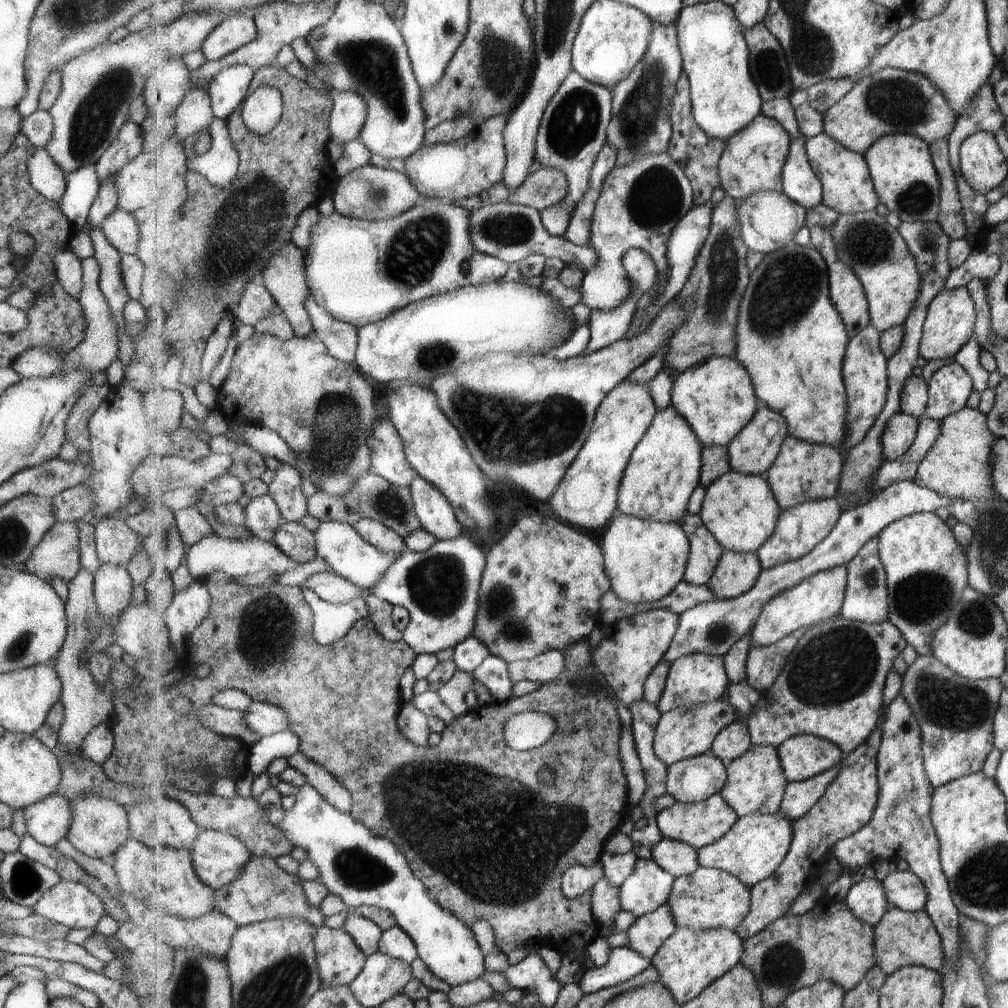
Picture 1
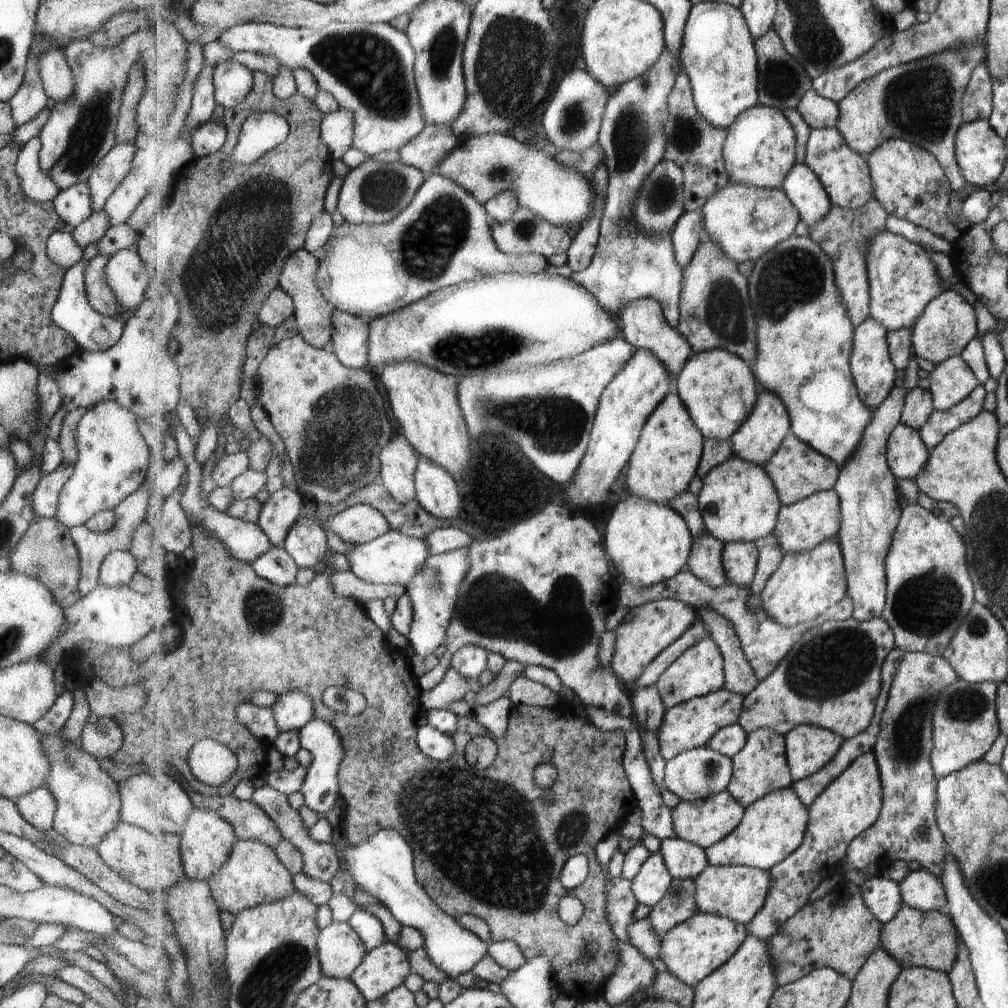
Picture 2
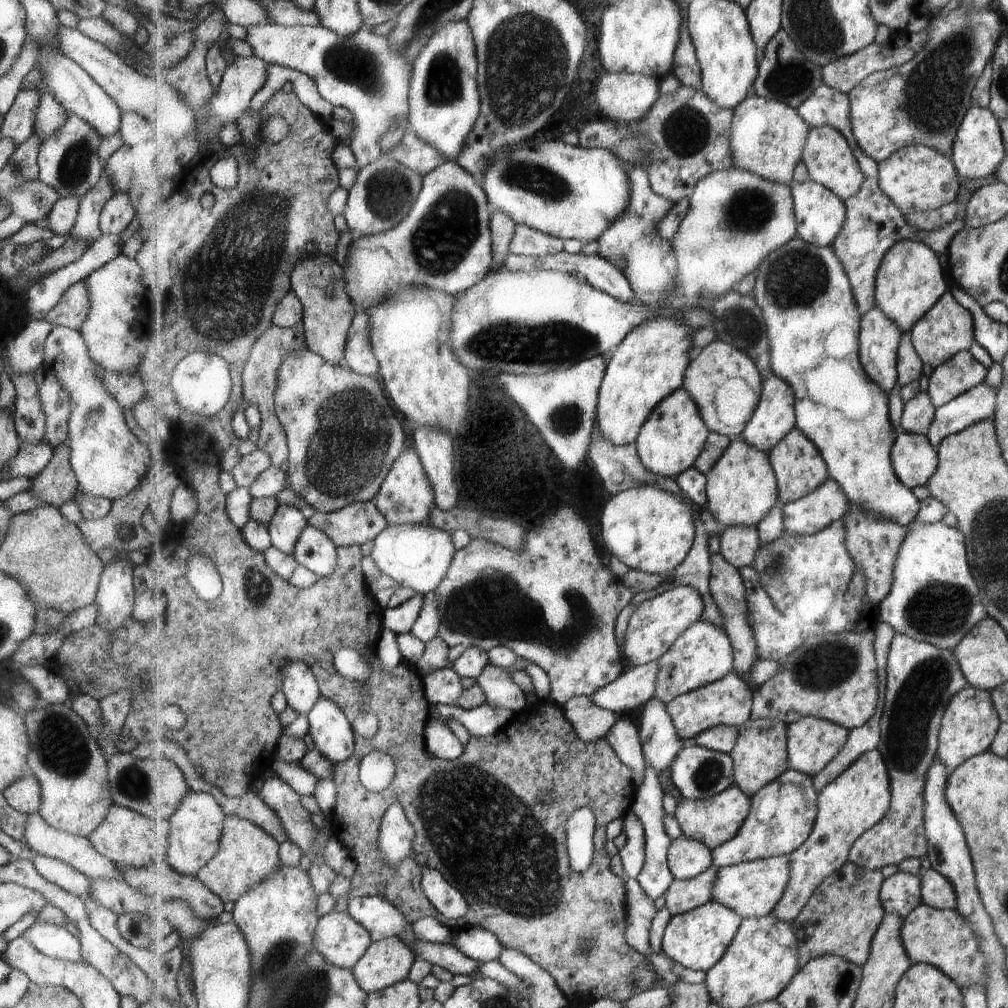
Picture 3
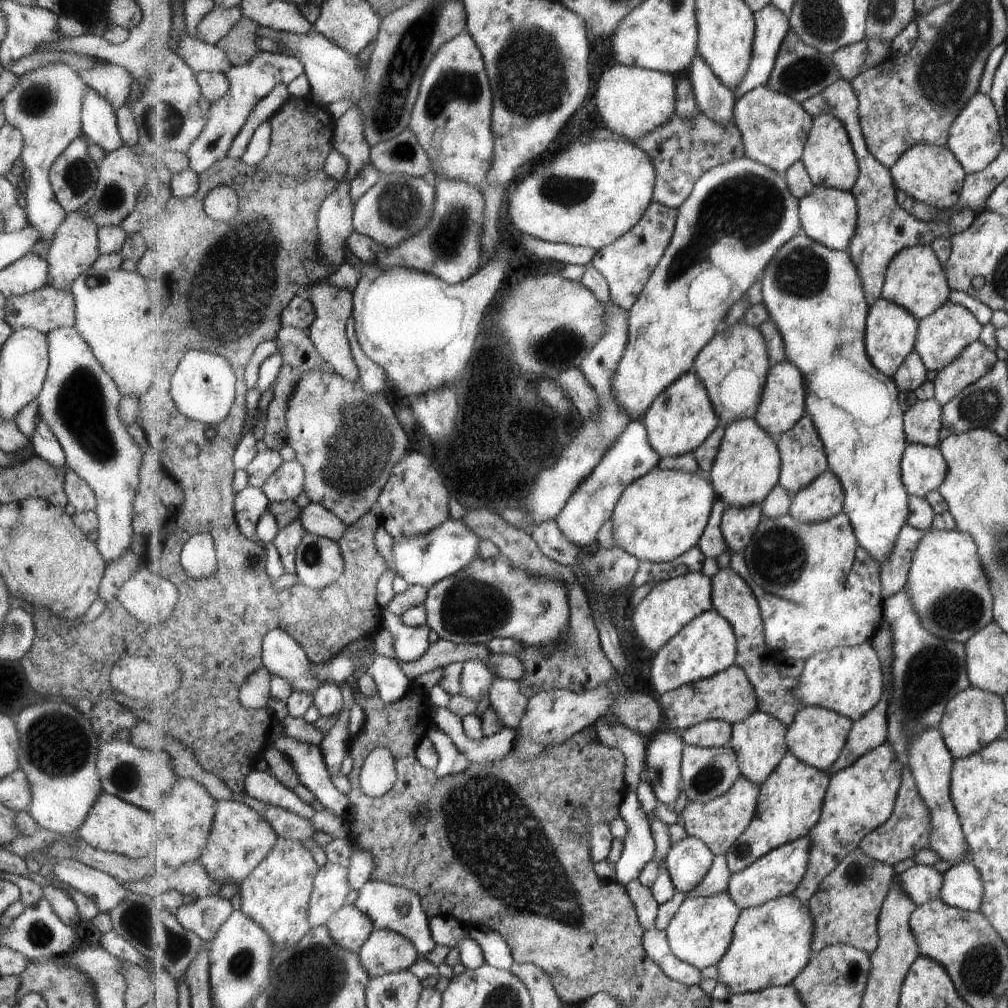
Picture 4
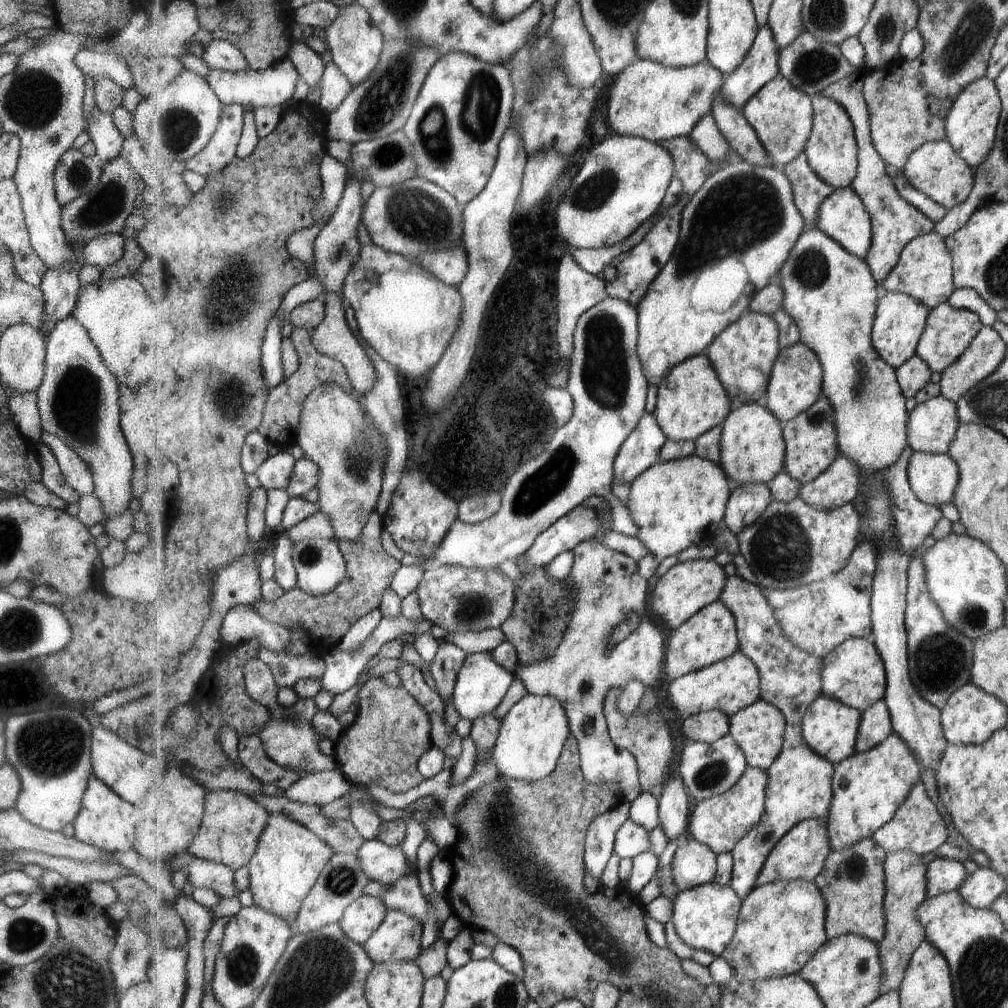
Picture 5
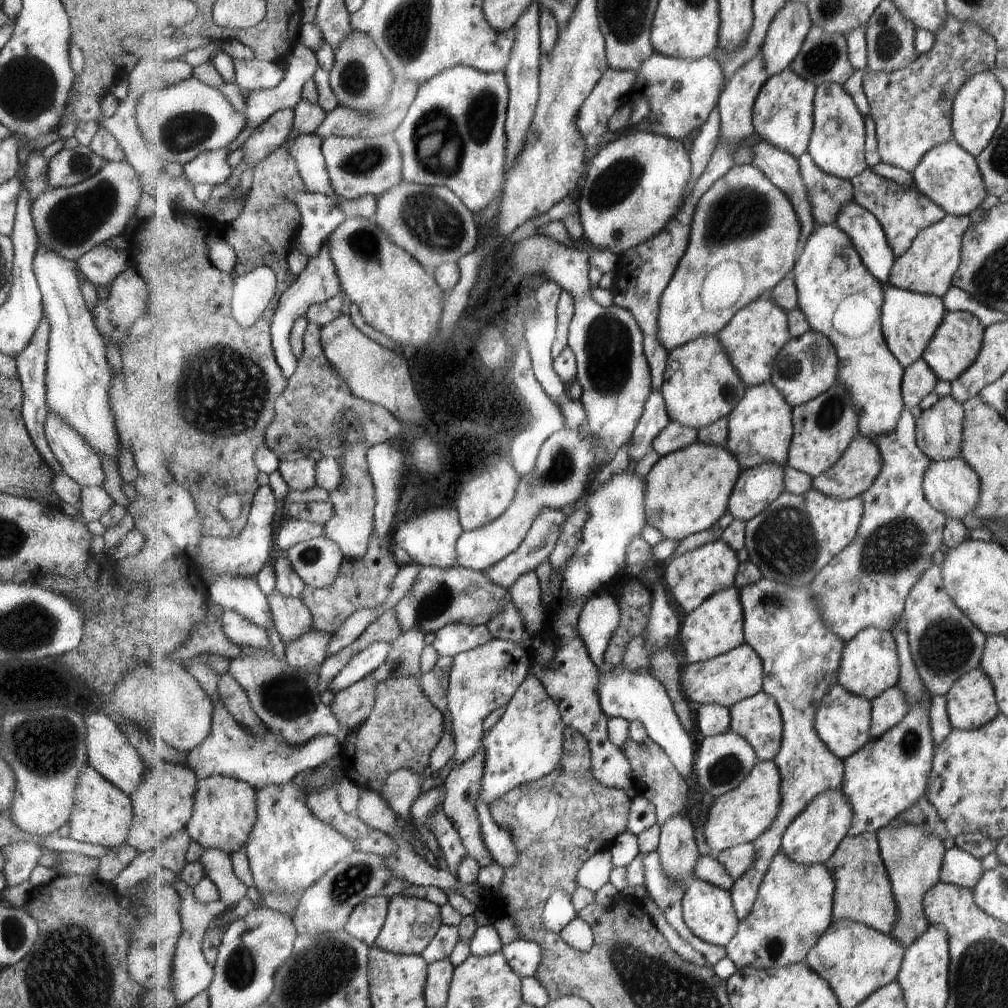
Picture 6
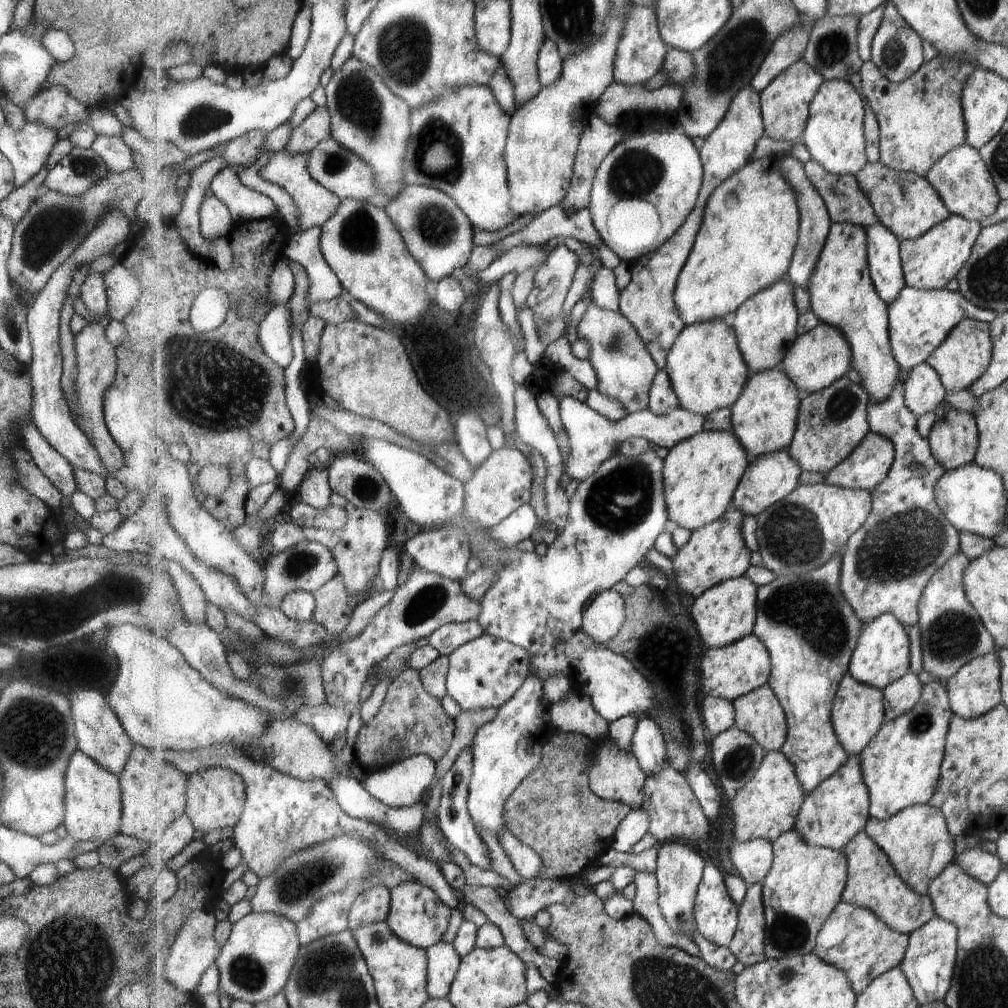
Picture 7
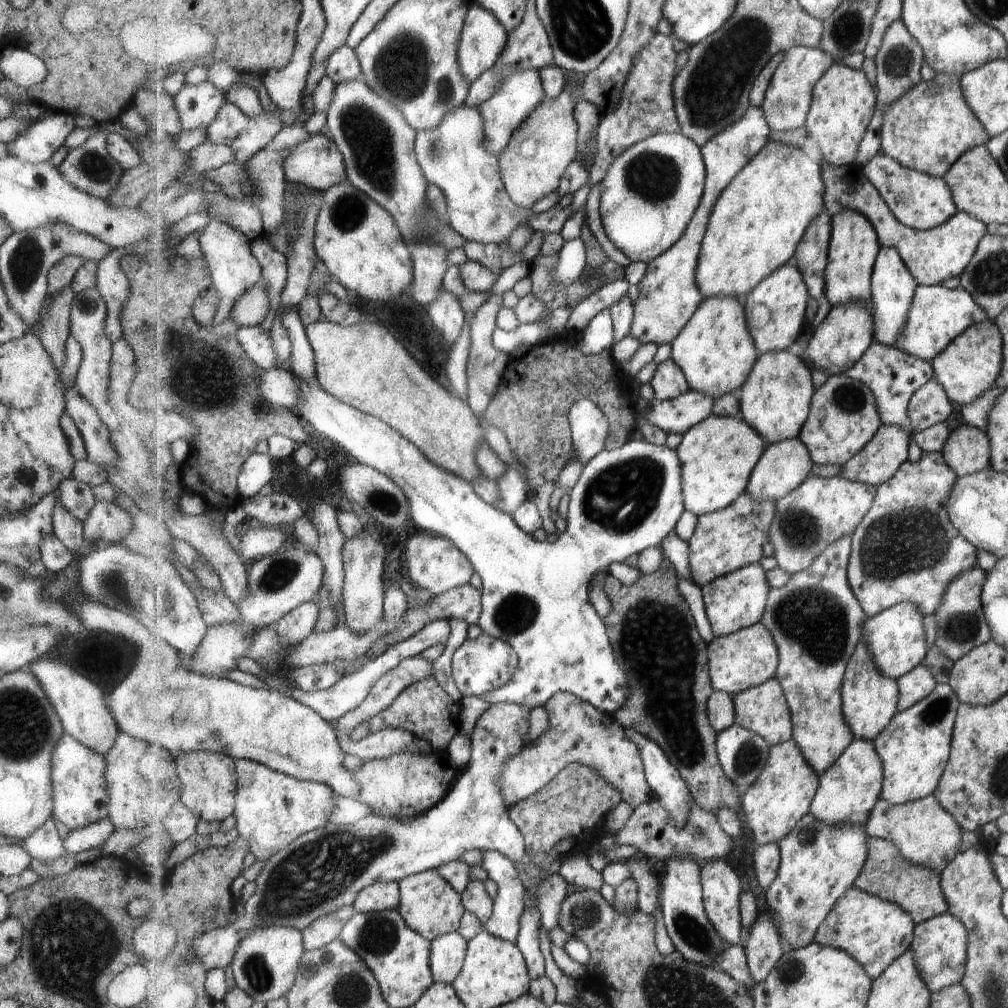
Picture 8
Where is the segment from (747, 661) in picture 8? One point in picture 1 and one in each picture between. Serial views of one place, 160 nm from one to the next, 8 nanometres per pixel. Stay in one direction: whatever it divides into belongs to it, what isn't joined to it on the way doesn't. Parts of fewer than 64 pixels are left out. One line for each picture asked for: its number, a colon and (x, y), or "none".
1: (682, 734)
2: (690, 725)
3: (730, 701)
4: (730, 696)
5: (733, 684)
6: (725, 680)
7: (731, 672)

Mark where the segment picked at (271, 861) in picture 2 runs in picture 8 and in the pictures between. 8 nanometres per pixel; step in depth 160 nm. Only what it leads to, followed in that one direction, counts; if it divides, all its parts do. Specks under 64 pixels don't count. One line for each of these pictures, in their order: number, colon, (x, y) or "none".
3: (248, 855)
4: (241, 839)
5: (233, 823)
6: (226, 809)
7: (216, 798)
8: (210, 781)

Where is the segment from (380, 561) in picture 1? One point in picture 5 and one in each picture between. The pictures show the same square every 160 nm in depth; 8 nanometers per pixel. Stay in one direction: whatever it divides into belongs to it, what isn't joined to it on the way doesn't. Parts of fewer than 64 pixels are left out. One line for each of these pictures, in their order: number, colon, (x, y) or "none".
2: (395, 558)
3: (417, 556)
4: (425, 560)
5: (610, 389)

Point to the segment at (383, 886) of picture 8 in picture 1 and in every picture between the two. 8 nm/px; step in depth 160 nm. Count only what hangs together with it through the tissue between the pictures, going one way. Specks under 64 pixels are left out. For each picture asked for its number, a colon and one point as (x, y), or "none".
1: (340, 960)
2: (341, 950)
3: (340, 939)
4: (351, 928)
5: (360, 920)
6: (367, 920)
7: (373, 906)

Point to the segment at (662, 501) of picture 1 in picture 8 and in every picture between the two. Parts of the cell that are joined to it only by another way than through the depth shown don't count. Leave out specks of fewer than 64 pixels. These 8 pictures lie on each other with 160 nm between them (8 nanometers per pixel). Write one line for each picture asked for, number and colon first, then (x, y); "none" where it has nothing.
2: (667, 460)
3: (674, 436)
4: (683, 417)
5: (691, 401)
6: (702, 386)
7: (707, 369)
8: (716, 351)

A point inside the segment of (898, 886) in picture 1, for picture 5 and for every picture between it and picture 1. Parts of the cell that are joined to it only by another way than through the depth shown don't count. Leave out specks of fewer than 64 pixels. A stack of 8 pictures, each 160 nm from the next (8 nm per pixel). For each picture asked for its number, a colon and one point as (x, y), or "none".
2: (923, 890)
3: (937, 892)
4: (963, 887)
5: (981, 888)

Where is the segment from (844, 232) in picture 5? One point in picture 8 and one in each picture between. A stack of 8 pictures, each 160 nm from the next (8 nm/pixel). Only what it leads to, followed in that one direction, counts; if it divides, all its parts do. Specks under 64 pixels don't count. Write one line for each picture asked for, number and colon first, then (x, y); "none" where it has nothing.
6: (866, 233)
7: (884, 249)
8: (894, 286)

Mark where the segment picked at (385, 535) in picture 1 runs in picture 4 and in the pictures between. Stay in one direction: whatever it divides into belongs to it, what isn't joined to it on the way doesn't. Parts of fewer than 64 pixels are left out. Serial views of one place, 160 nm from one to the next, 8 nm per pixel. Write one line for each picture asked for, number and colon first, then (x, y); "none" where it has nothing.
2: (361, 524)
3: (360, 522)
4: (317, 520)

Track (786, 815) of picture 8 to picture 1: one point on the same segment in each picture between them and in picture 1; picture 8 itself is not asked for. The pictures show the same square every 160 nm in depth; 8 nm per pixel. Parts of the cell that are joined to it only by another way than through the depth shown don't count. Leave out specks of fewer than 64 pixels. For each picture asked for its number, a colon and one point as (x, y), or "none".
1: (701, 824)
2: (707, 822)
3: (714, 821)
4: (720, 822)
5: (721, 822)
6: (740, 816)
7: (766, 808)

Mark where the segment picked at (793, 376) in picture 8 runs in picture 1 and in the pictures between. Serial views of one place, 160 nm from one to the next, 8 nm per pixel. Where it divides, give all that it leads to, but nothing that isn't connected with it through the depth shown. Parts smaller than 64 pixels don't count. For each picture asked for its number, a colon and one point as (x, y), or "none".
1: (740, 510)
2: (739, 502)
3: (742, 488)
4: (748, 467)
5: (754, 448)
6: (764, 418)
7: (765, 417)

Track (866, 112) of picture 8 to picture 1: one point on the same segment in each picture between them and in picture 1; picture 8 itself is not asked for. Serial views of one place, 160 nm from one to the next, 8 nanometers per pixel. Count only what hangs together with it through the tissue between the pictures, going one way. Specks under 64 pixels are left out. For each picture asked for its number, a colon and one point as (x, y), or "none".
1: (848, 187)
2: (846, 174)
3: (828, 156)
4: (831, 161)
5: (833, 151)
6: (837, 145)
7: (834, 137)

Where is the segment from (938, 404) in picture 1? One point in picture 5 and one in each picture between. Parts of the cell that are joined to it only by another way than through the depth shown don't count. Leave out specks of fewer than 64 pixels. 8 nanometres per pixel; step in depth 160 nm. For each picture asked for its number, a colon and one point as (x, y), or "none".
2: (950, 382)
3: (962, 372)
4: (976, 360)
5: (986, 352)

